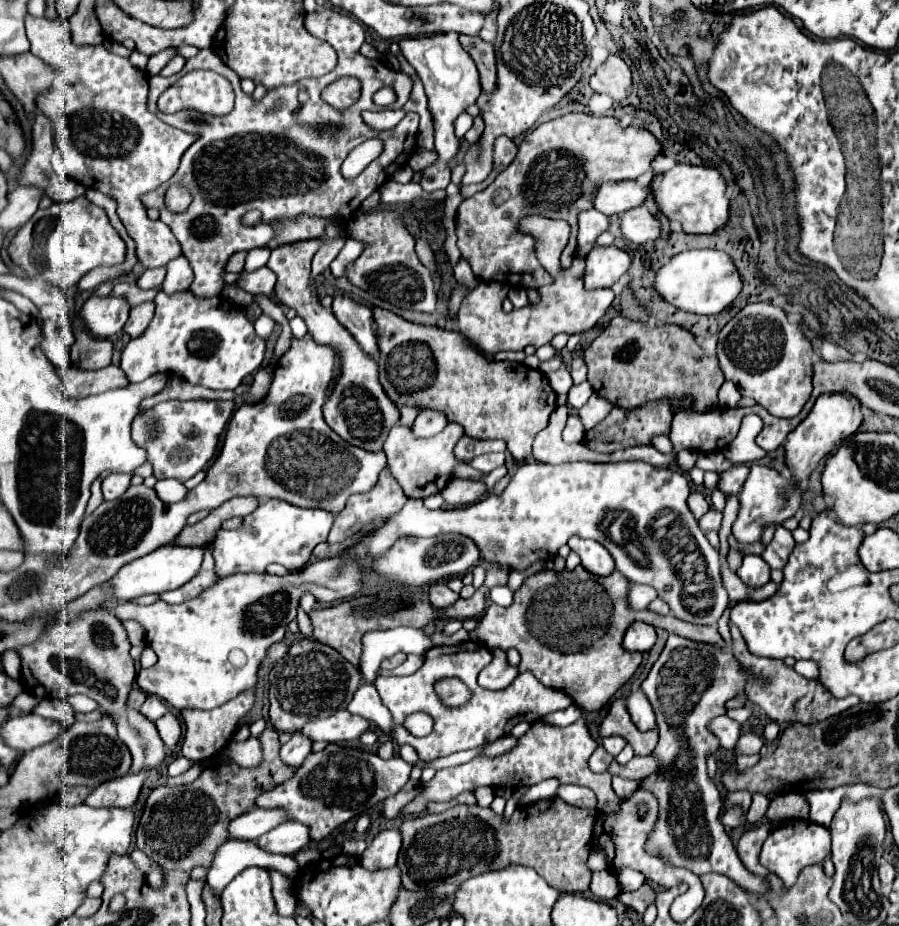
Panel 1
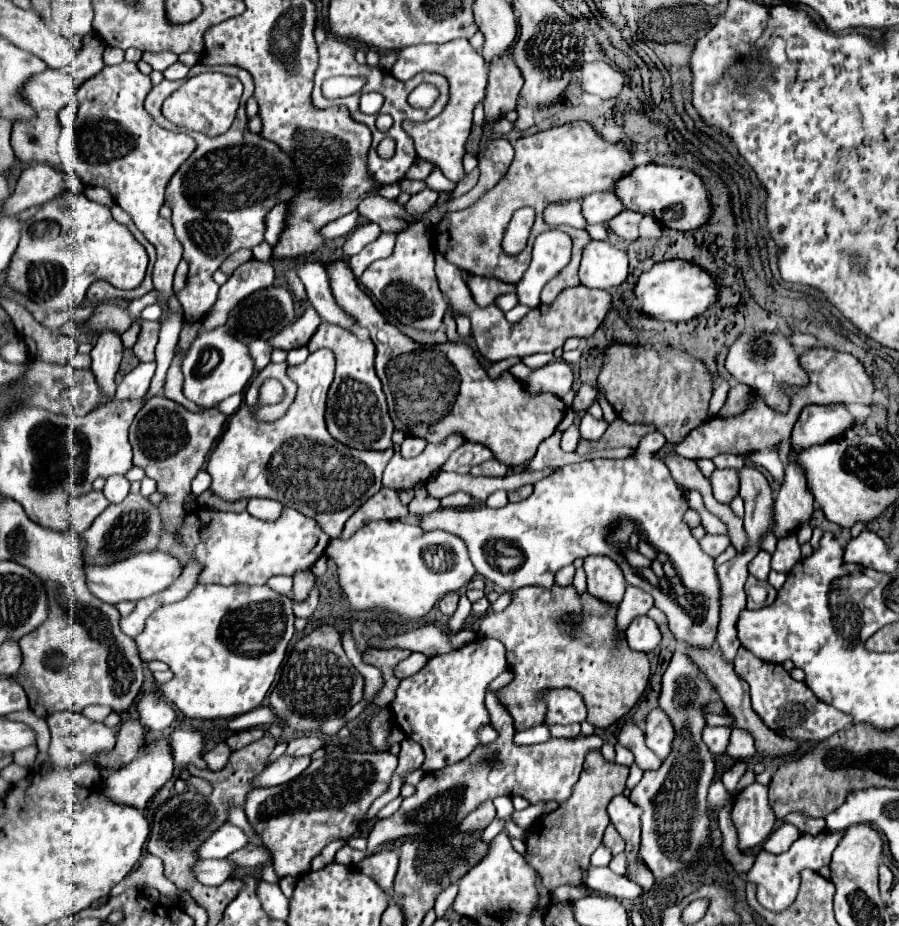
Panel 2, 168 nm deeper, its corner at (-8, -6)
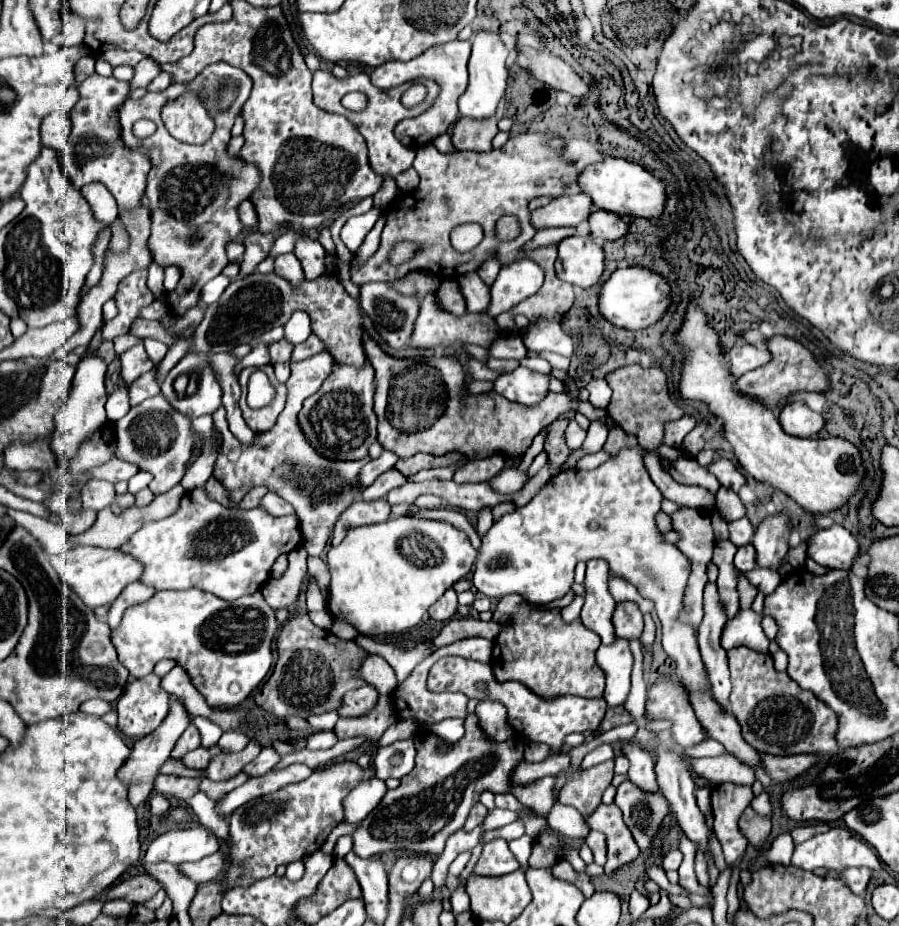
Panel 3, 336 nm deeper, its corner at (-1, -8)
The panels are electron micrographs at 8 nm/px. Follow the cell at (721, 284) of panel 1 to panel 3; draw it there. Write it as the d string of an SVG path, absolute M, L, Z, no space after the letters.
M639 266L619 268L601 284L601 290L597 296L597 308L599 308L599 314L613 326L625 328L625 330L641 330L655 324L665 314L671 302L669 292L671 288L665 282L665 278L661 278L651 270L645 270Z

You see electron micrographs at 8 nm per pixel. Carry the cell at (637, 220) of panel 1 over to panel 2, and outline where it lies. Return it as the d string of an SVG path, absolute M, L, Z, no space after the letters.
M624 210L622 214L618 214L616 218L612 218L608 222L608 226L616 232L616 236L624 238L624 240L638 240L638 224L642 220L640 212L632 212L632 210Z

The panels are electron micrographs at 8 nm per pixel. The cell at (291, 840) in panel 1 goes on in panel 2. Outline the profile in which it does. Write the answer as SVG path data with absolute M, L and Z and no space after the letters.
M248 844L240 850L236 850L234 854L230 854L228 858L238 866L262 866L266 862L272 862L272 854L264 844L262 846Z

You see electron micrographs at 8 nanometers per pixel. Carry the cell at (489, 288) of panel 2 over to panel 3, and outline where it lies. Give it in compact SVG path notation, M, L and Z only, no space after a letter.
M443 280L441 288L437 290L437 304L449 314L465 314L465 298L459 290L457 280Z

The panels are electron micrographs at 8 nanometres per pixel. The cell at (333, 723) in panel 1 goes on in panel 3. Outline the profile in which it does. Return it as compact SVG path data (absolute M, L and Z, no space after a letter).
M263 748L261 754L249 762L241 772L245 772L249 778L255 778L255 776L263 776L265 772L269 772L277 762L281 760L281 756L273 750L273 748Z

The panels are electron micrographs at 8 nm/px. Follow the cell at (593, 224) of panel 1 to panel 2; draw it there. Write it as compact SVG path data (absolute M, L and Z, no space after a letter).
M570 200L570 202L562 202L562 204L550 204L544 210L544 220L548 224L568 224L572 228L586 228L588 222L584 220L582 212L580 212L580 202Z

